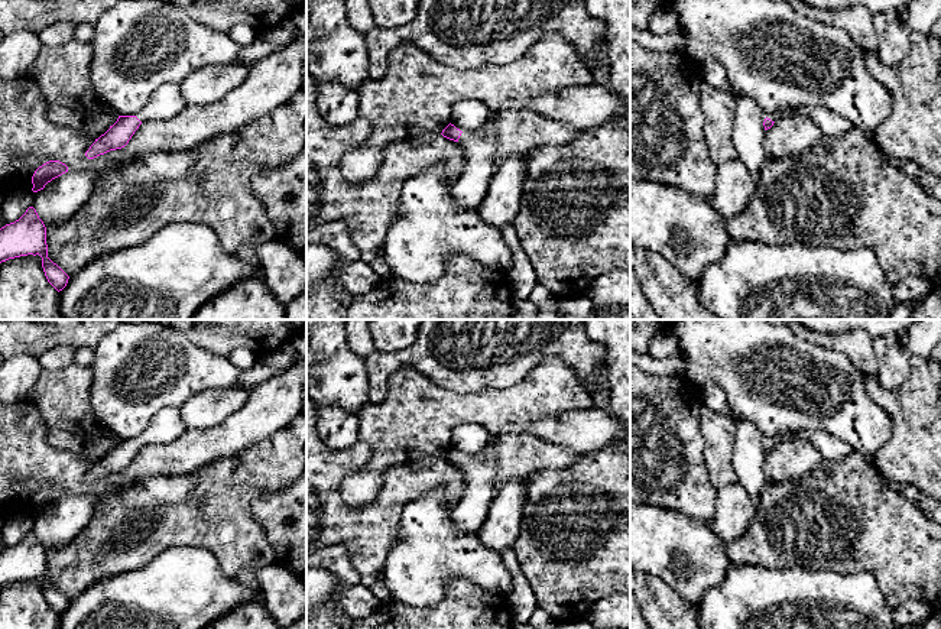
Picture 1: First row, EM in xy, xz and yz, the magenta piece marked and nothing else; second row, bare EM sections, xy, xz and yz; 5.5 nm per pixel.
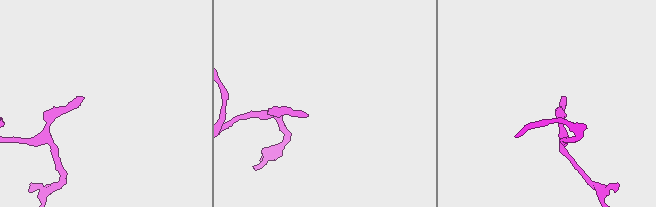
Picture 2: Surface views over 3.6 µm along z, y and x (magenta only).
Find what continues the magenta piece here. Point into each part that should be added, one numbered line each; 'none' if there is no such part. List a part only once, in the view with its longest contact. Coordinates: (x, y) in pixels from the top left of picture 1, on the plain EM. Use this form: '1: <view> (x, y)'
1: xz (480, 469)

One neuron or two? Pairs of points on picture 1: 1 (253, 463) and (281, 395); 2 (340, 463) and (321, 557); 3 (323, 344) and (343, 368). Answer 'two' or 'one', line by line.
1: two
2: two
3: one

